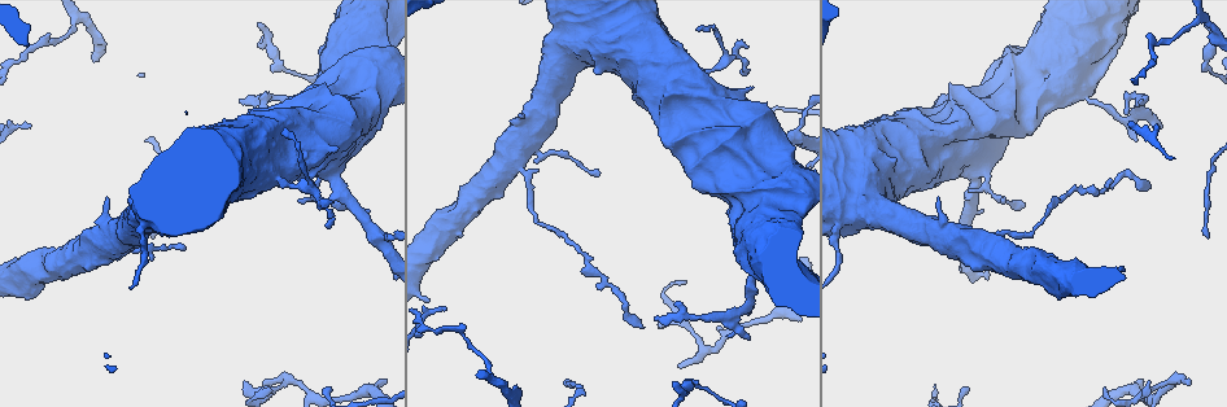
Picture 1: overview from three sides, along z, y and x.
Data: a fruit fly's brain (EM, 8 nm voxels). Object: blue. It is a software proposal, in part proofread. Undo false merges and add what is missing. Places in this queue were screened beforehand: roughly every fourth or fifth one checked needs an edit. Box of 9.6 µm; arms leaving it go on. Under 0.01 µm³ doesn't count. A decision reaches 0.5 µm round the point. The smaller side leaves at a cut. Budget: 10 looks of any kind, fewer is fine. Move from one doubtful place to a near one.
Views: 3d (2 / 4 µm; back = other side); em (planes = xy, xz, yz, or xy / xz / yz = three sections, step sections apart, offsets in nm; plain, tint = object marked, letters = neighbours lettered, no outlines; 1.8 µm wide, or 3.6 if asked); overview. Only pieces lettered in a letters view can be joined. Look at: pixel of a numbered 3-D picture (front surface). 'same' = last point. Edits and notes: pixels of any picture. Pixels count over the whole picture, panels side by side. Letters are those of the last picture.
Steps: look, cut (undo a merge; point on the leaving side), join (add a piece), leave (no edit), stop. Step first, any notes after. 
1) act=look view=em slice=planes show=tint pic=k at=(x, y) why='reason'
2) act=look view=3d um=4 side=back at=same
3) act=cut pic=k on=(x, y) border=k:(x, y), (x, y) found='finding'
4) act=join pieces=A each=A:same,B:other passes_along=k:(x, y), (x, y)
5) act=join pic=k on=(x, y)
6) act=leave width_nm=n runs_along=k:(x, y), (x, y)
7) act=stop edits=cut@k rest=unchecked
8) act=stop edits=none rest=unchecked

act=look view=3d um=4 pic=1 at=(519, 116) why='branch stops here'

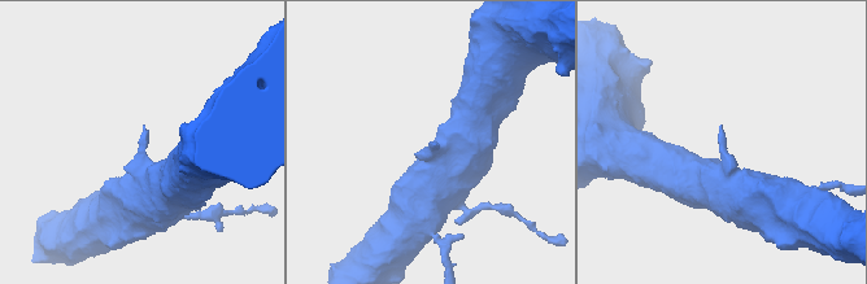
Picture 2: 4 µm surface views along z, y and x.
act=look view=em slice=planes show=tint pic=2 at=(720, 125) why='need the tissue'

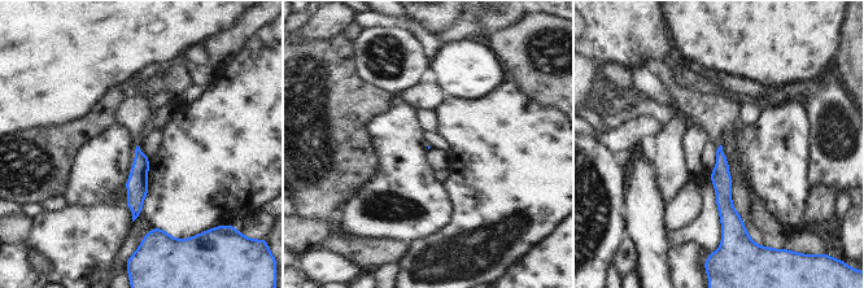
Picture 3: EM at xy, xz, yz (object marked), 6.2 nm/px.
act=look view=em slice=planes show=letters at=same why='see the neighbours'

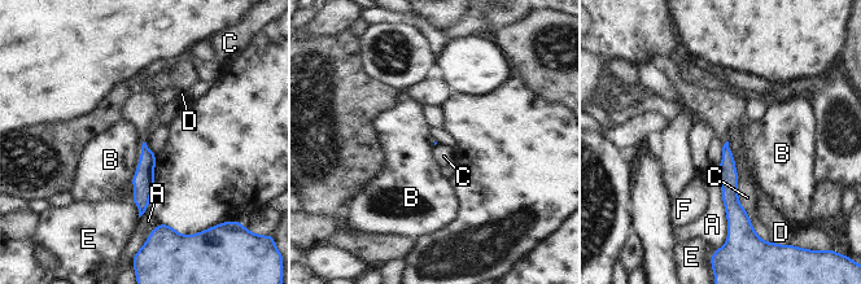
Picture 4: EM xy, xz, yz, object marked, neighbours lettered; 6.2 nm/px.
act=leave each=A:other,B:other,C:other,D:other,E:other,F:other border=4:(143, 140), (139, 164), (131, 180) found='none of them fits'

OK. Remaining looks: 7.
act=look view=em um=3.6 slice=yz step=16 show=tint pic=1 at=(1097, 100) why='sudden change in width'

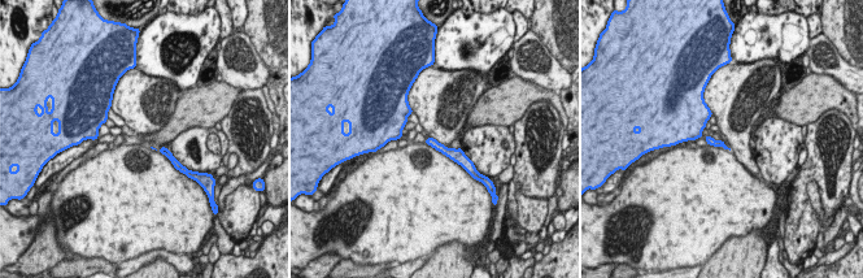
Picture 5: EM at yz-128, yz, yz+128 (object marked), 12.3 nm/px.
act=look view=em um=3.6 slice=planes show=letters at=same

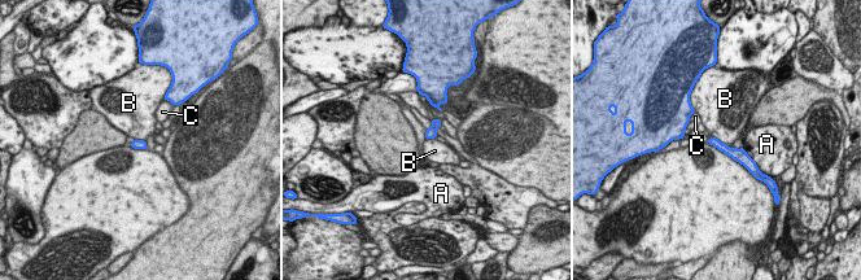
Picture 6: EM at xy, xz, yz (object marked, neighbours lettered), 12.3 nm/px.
act=leave width_nm=120 each=A:other,B:other,C:other runs_along=6:(713, 141), (738, 154), (746, 162) found='one cell here'

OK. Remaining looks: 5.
act=look view=3d um=4 pic=1 at=(677, 381)

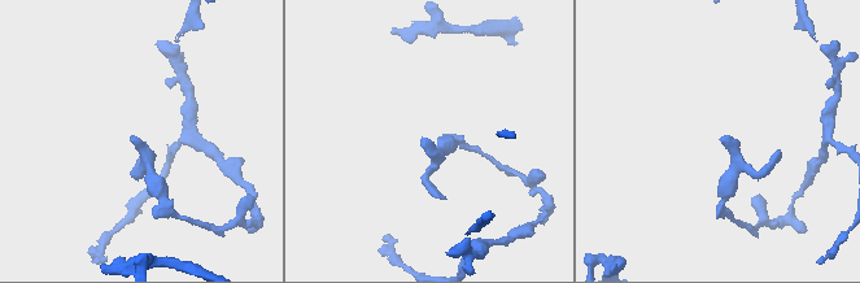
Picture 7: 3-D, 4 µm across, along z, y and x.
act=look view=em slice=planes show=letters pic=7 at=(135, 137)

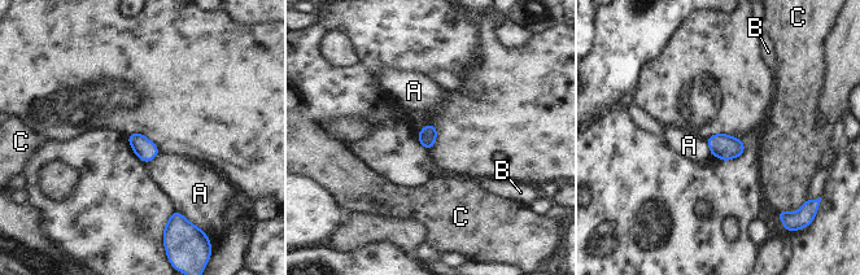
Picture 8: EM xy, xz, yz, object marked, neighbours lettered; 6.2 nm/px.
act=leave width_nm=110 each=A:other,B:other,C:other border=8:(706, 140), (714, 157) found='no lettered piece goes on from it'

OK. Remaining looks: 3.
act=look view=3d um=2 pic=1 at=(494, 383) why='abrupt turn'

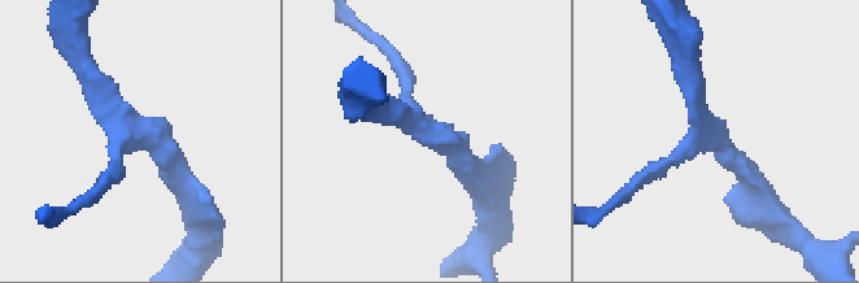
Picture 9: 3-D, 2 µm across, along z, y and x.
act=look view=em slice=planes show=letters pic=9 at=(432, 132) why='shape alone is not enough'

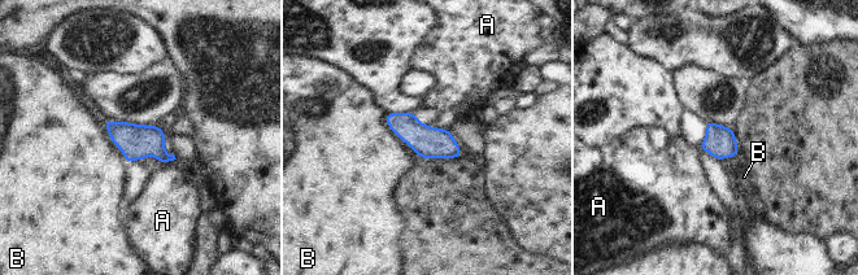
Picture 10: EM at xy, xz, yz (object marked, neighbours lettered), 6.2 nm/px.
act=leave each=A:other,B:other border=10:(387, 113), (387, 125), (422, 157) found='all the same cell'

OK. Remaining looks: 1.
act=stop edits=none rest=unchecked

